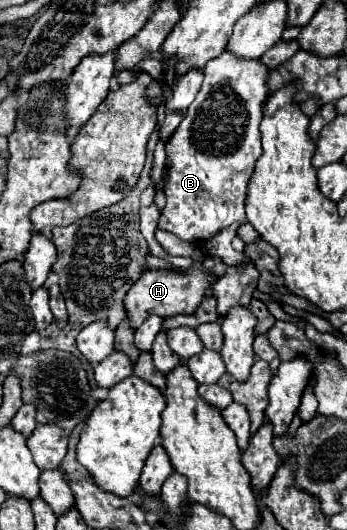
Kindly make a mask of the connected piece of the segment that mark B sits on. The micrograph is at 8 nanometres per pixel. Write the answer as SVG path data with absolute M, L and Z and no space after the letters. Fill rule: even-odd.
M226 52L204 66L204 82L184 120L166 142L166 206L158 228L196 244L214 238L230 224L246 222L244 202L256 160L262 156L260 122L268 68L260 60L236 60Z

